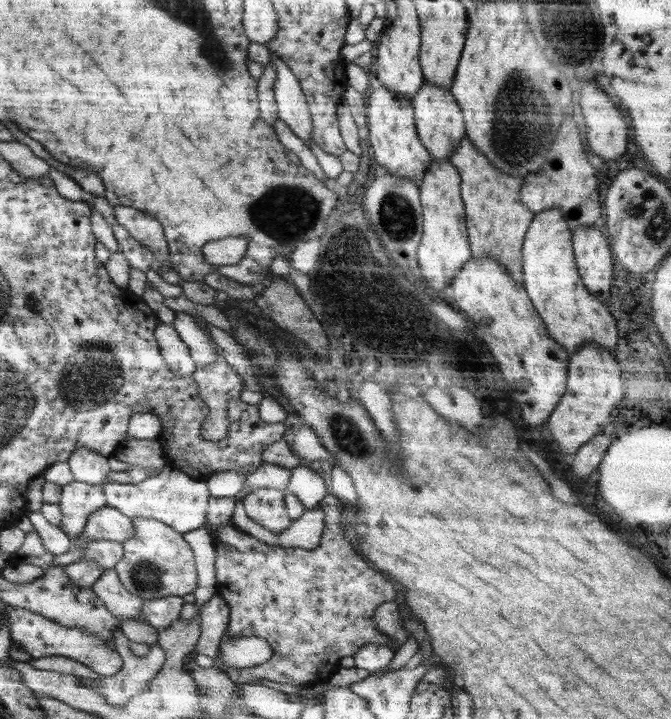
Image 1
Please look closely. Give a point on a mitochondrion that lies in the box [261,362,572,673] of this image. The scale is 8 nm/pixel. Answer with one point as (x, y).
(344, 431)

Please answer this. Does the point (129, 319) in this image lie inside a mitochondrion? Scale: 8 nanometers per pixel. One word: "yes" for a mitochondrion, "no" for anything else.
no

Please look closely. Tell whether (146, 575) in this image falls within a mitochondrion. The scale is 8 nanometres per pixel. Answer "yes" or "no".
yes

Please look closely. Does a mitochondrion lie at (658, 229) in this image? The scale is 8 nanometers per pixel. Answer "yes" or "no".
yes

